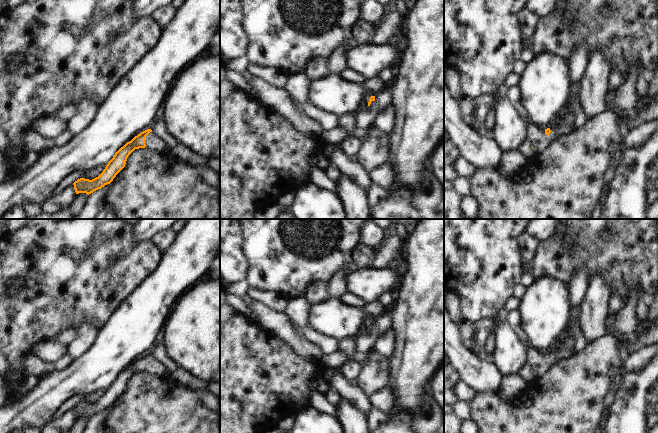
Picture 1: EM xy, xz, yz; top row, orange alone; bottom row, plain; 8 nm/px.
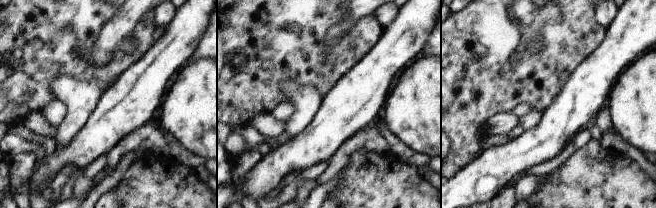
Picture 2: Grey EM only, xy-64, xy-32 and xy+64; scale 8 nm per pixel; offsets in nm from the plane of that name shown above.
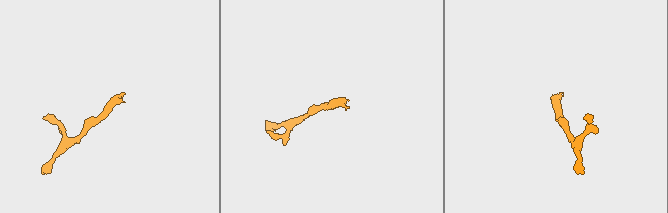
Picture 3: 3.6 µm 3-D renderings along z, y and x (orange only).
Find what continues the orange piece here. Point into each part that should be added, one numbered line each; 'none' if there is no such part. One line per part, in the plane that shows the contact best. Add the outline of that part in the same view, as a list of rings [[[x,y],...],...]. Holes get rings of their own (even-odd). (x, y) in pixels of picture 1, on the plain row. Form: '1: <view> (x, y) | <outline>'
1: xy (153, 366) | [[[153,356],[146,360],[145,368],[145,372],[153,376],[162,377],[168,374],[163,364]]]

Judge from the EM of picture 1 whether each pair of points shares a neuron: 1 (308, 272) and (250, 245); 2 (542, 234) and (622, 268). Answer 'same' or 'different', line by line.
1: same
2: different

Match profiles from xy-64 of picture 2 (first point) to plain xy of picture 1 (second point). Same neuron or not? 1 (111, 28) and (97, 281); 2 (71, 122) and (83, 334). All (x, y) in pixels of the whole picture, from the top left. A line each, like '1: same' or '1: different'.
1: different
2: same

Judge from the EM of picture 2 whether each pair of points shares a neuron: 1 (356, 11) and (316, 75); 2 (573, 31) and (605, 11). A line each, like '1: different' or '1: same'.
1: different
2: different

